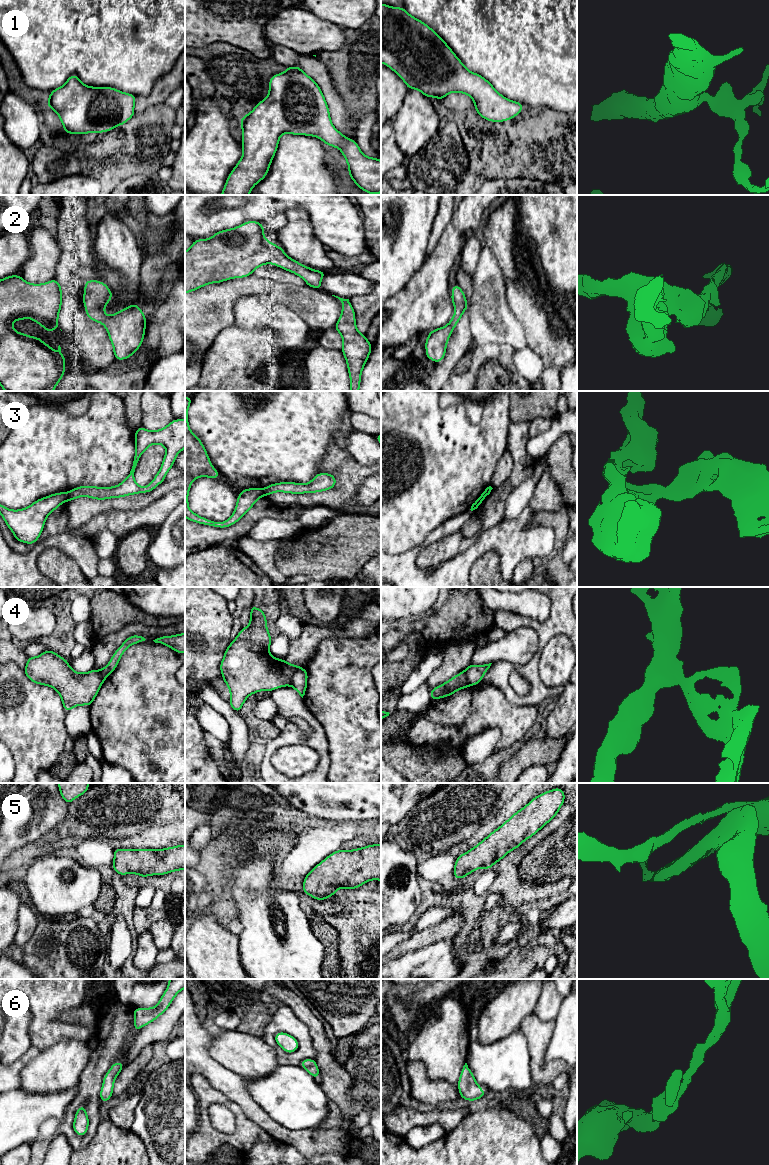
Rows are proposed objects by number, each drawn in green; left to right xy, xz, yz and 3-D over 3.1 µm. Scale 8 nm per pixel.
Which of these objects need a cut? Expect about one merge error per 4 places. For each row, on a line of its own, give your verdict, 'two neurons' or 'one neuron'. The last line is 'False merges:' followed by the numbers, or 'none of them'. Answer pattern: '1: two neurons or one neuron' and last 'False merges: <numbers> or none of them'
1: one neuron
2: one neuron
3: two neurons
4: two neurons
5: one neuron
6: one neuron
False merges: 3, 4

